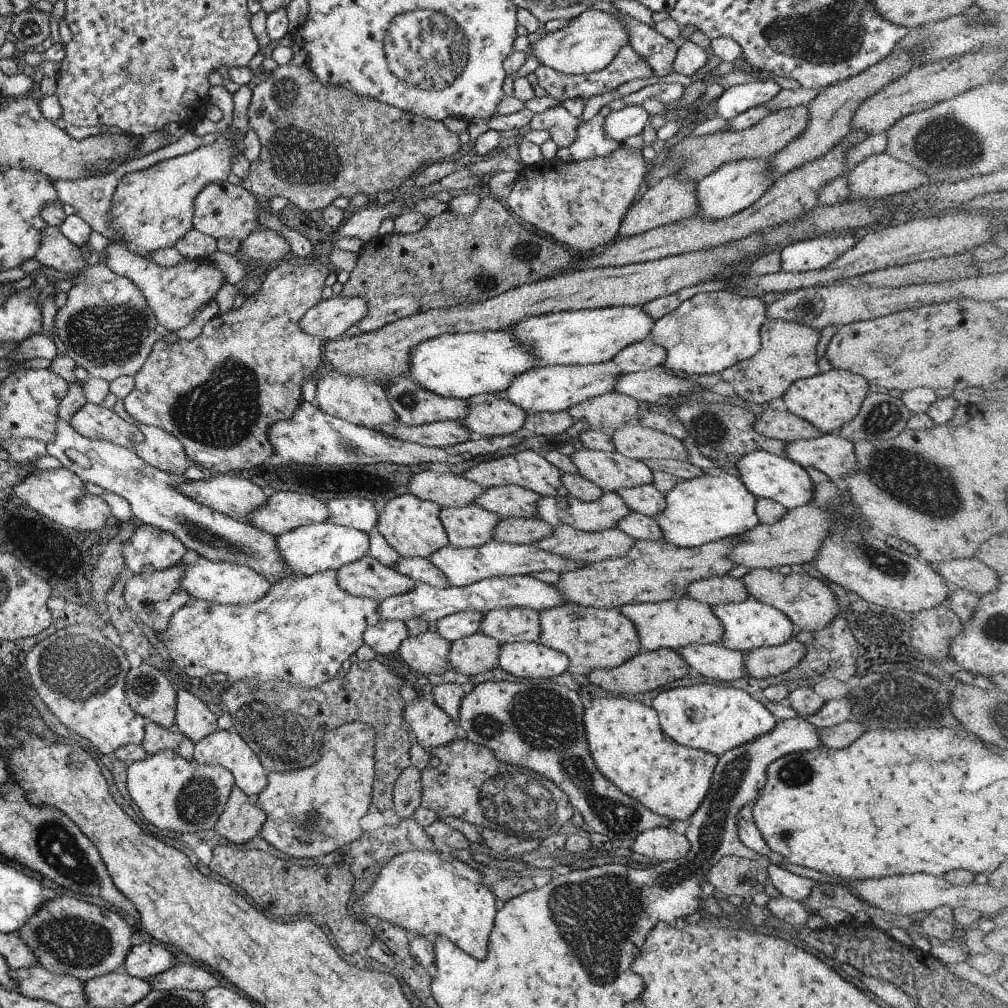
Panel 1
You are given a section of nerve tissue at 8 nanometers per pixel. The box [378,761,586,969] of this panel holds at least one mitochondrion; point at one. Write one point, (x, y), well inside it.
(519, 801)

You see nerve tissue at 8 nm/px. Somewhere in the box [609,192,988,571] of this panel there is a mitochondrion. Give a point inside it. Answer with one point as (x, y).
(904, 474)

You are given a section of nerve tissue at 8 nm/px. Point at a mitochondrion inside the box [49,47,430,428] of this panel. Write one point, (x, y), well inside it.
(296, 156)

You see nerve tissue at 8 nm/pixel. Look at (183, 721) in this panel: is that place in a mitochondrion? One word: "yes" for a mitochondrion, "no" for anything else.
no

